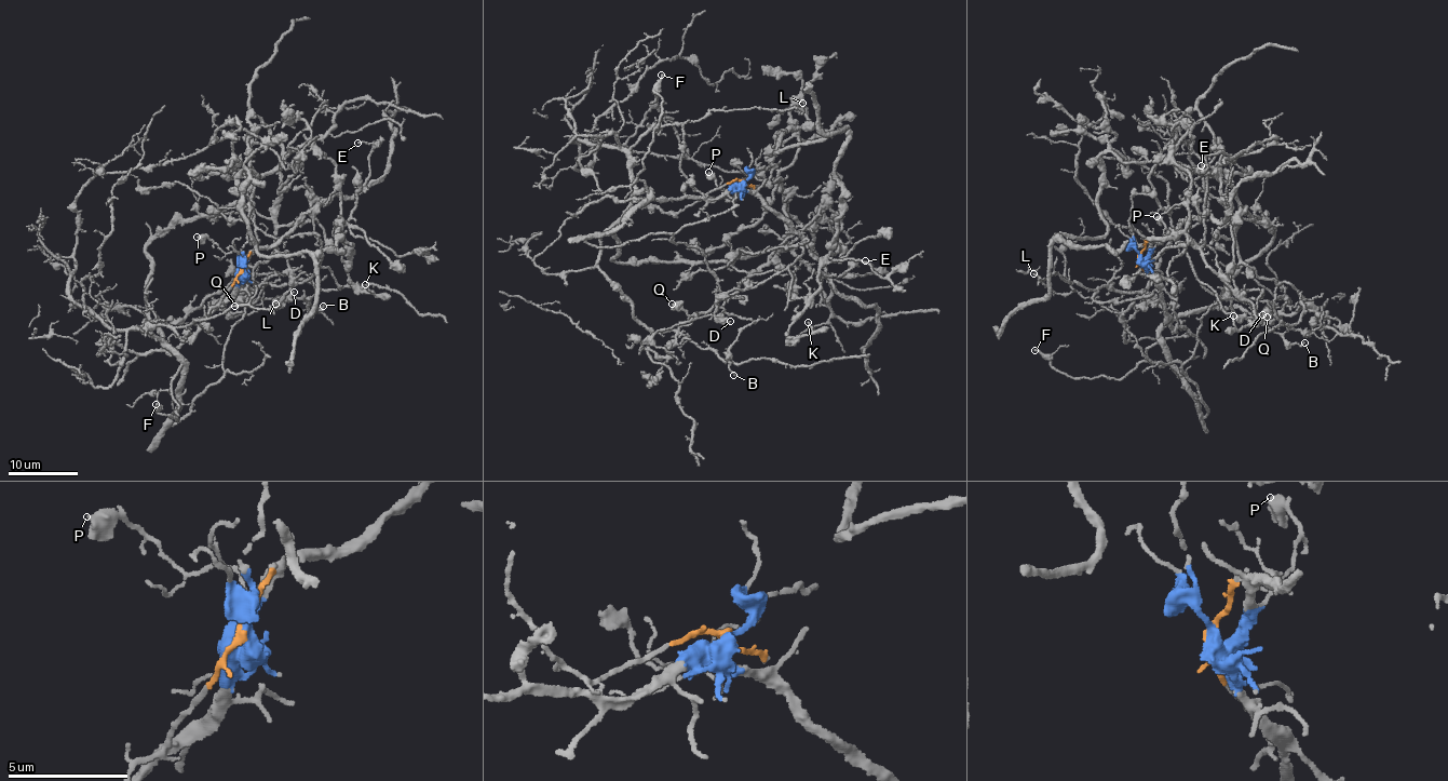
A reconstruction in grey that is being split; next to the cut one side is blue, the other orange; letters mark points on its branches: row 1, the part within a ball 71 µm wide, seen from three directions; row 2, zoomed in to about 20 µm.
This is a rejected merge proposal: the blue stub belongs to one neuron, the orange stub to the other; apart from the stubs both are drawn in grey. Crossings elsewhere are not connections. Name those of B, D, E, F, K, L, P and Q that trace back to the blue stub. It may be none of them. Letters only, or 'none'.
D, P, Q

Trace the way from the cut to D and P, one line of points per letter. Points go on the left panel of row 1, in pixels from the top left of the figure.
D: (242, 270), (257, 250), (268, 248), (308, 215), (322, 244), (319, 266), (274, 301), (294, 292)
P: (242, 270), (240, 272), (243, 260), (240, 252), (224, 253), (213, 242), (197, 237)

